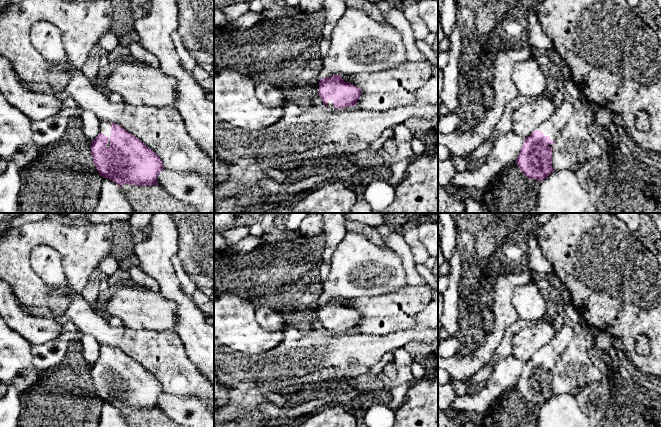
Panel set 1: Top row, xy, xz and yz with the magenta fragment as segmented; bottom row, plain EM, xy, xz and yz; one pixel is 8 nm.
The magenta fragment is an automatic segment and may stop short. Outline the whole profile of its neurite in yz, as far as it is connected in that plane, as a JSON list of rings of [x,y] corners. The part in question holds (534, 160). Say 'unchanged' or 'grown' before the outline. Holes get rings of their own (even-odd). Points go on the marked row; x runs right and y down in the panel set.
grown | [[[566,98],[548,120],[525,138],[516,164],[527,178],[542,181],[554,171],[551,161],[553,144],[575,111]]]

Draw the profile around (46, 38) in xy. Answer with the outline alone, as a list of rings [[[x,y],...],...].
[[[48,21],[35,23],[30,29],[30,41],[50,64],[68,65],[62,34],[53,23]]]

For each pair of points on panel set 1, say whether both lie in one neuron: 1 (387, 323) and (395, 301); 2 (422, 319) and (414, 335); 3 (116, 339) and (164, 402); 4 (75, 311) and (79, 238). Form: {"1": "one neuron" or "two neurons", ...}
{"1": "one neuron", "2": "two neurons", "3": "two neurons", "4": "two neurons"}

